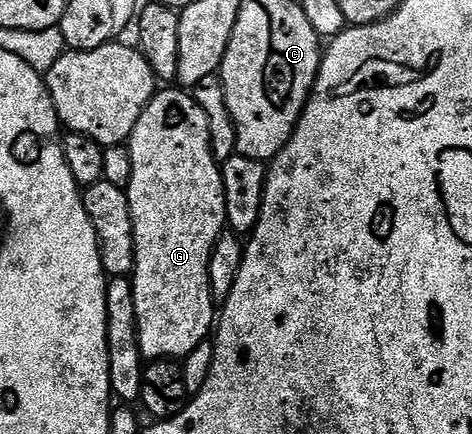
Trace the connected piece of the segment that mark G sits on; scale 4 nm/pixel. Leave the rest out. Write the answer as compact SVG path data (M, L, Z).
M181 88L158 89L152 100L147 104L143 116L139 116L127 145L131 152L131 180L127 193L131 204L131 220L133 221L133 235L135 236L135 264L133 265L131 281L135 292L135 316L137 317L141 357L145 360L156 360L158 358L184 360L191 352L195 352L195 348L199 348L201 342L210 337L215 326L215 306L213 310L215 299L209 283L209 265L211 264L211 252L215 248L215 244L221 239L221 235L227 226L225 221L225 182L221 179L221 166L211 152L211 136L207 128L207 116L203 116L203 108L199 108L199 104L194 100L192 93Z

